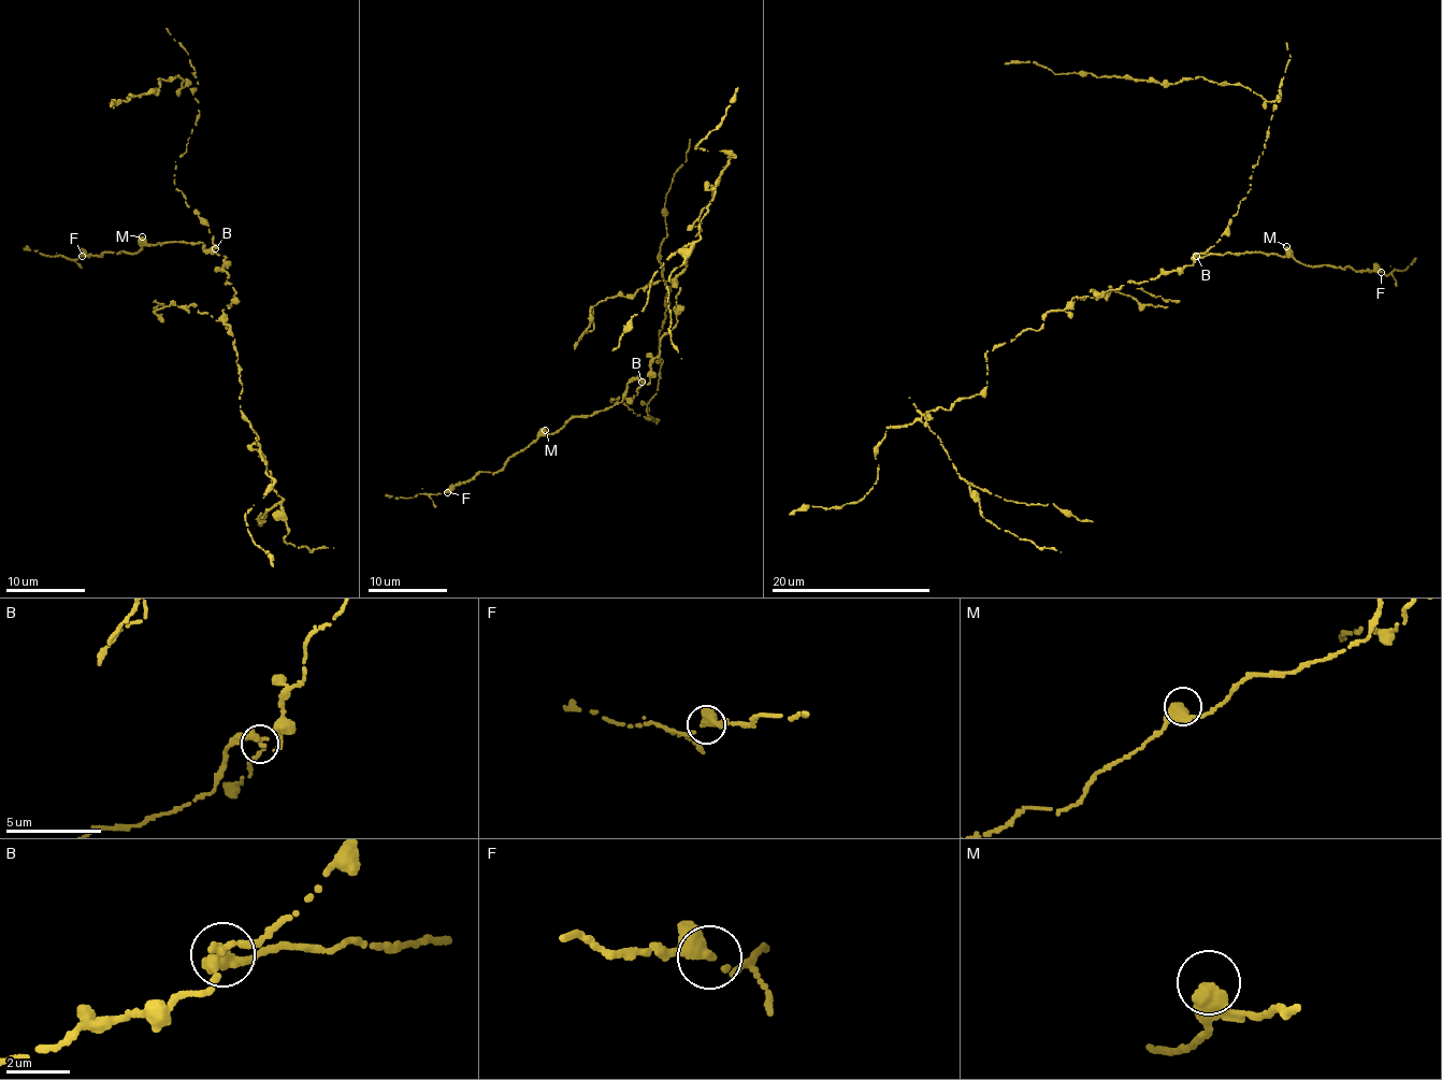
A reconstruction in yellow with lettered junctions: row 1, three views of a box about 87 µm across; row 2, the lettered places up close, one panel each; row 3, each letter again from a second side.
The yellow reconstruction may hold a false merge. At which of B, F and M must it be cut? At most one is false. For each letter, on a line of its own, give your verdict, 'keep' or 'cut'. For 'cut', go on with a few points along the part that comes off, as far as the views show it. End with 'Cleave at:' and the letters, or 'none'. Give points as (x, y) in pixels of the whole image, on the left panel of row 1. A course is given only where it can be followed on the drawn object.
B: cut; foreign part runs (215, 248), (236, 293), (222, 310), (240, 411), (282, 498), (284, 541), (333, 547)
F: keep
M: keep
Cleave at: B

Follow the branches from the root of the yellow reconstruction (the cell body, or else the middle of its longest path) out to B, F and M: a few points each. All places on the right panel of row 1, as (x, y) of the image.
B: (1166, 272), (1194, 264), (1195, 255)
F: (1166, 272), (1209, 254), (1259, 250), (1291, 255), (1309, 267), (1381, 272)
M: (1166, 272), (1194, 264), (1193, 259), (1209, 254), (1221, 255), (1259, 250), (1284, 257), (1286, 246)

